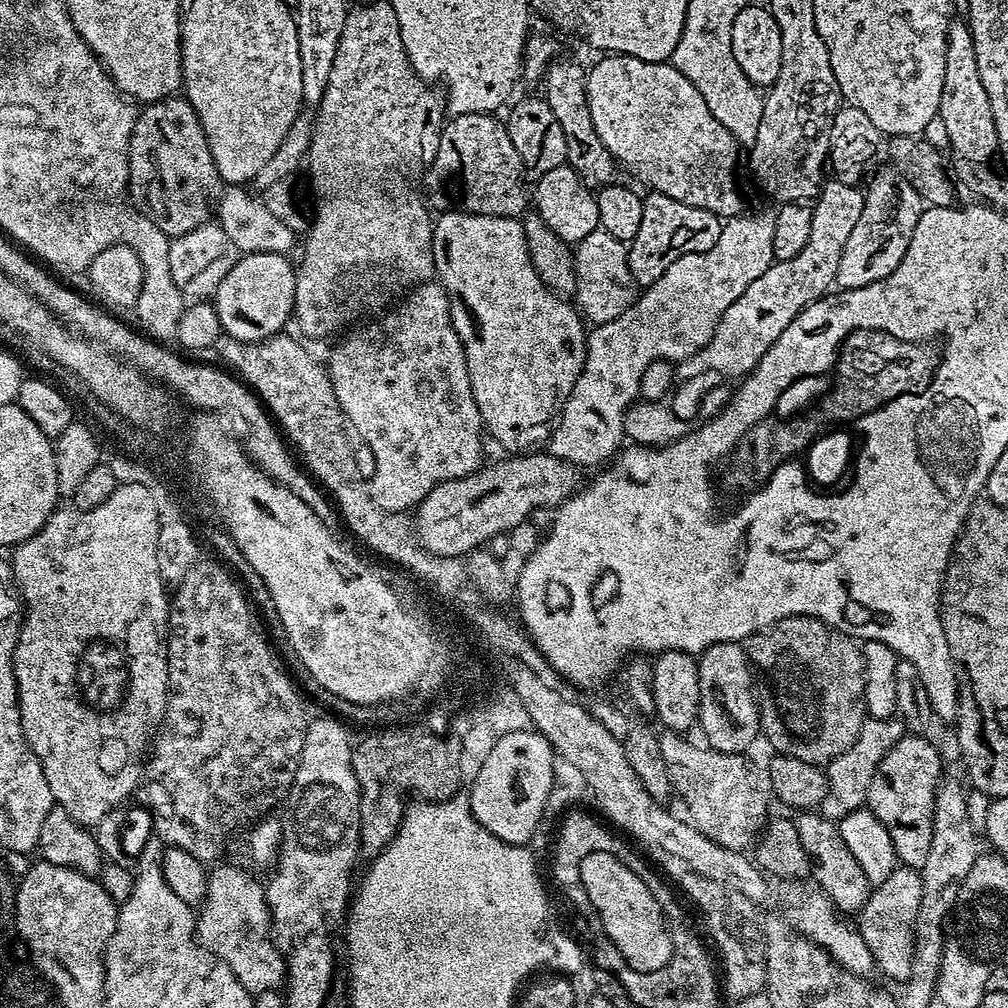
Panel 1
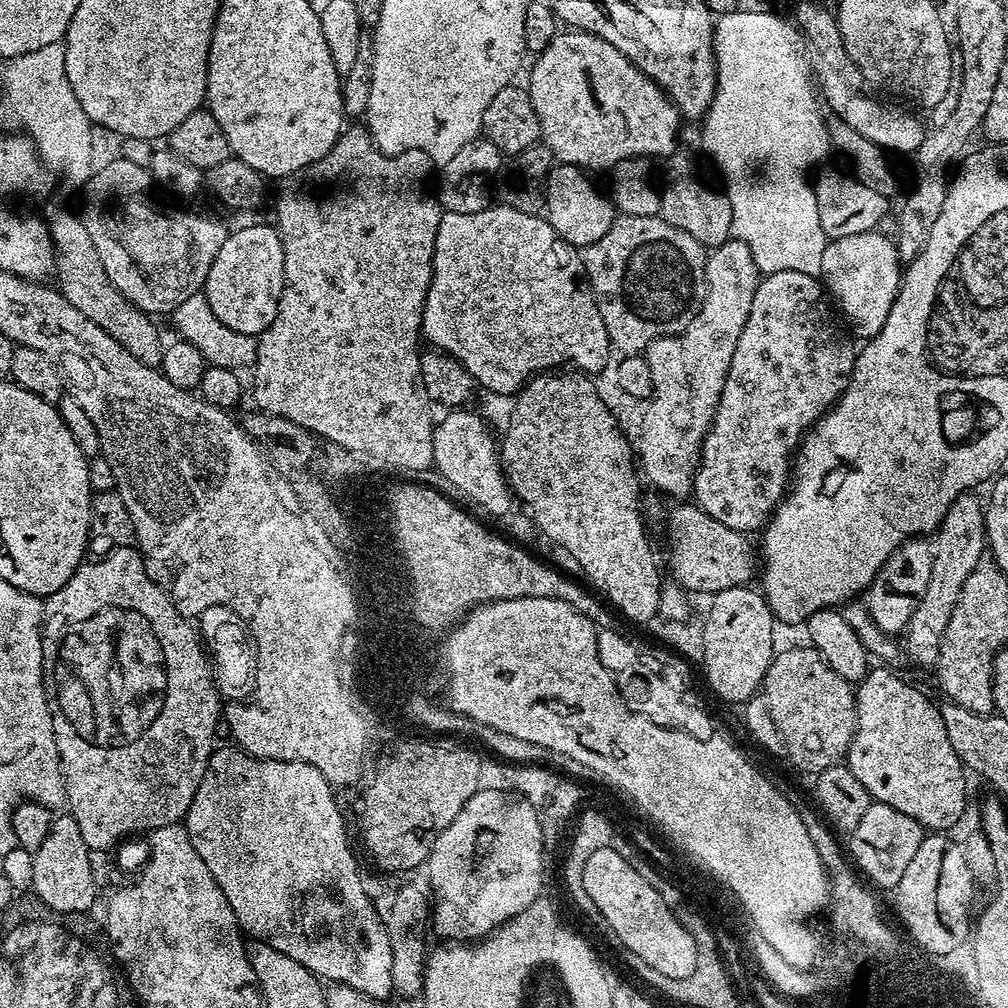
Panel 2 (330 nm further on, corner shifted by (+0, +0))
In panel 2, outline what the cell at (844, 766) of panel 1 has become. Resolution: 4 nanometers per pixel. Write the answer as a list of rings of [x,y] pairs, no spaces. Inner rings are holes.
[[[969,490],[954,498],[950,510],[946,510],[940,527],[934,533],[930,583],[926,585],[926,594],[922,594],[922,602],[918,602],[918,610],[914,610],[914,618],[910,618],[906,633],[906,656],[924,668],[931,669],[939,661],[942,638],[946,634],[946,626],[950,626],[950,614],[954,614],[962,586],[966,586],[966,578],[970,578],[972,571],[980,567],[986,556],[985,505],[976,495],[975,491]]]

